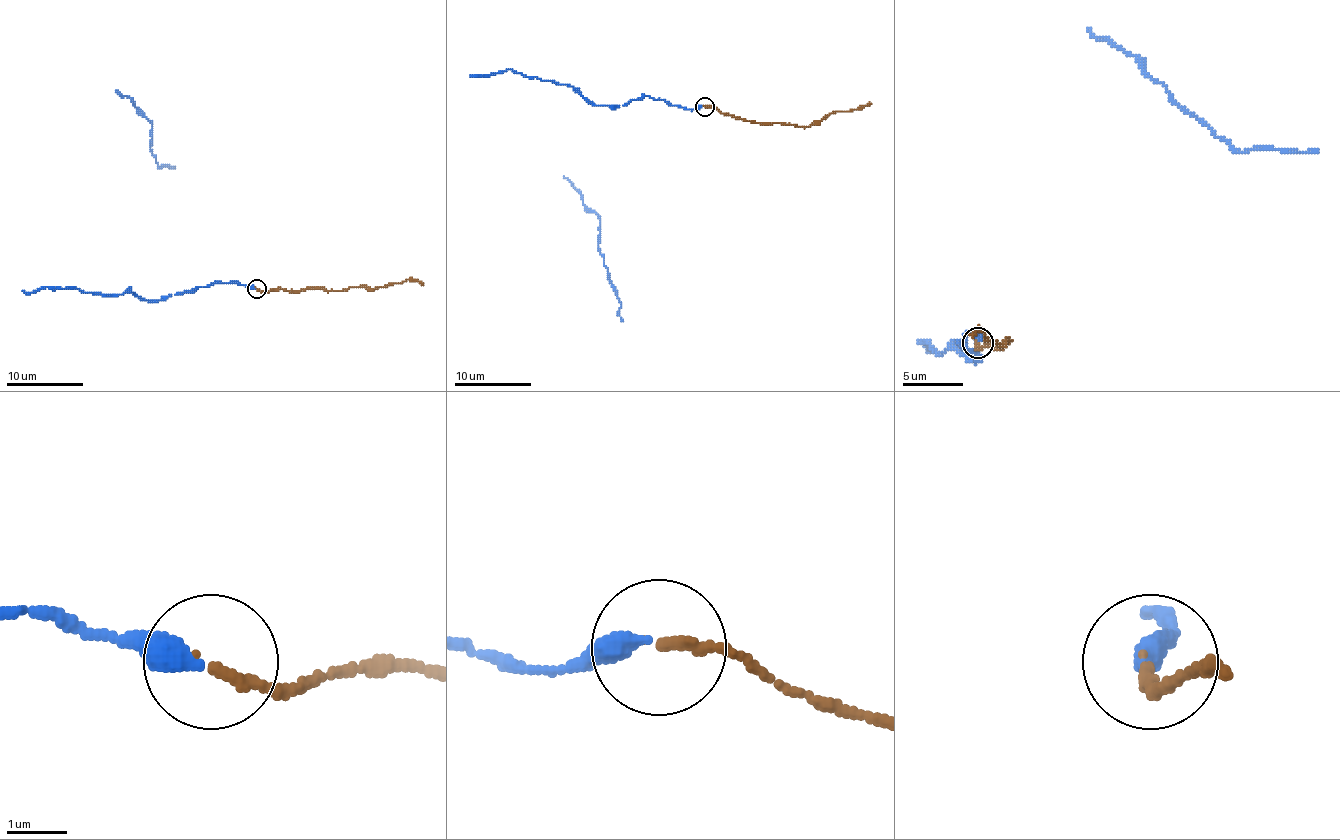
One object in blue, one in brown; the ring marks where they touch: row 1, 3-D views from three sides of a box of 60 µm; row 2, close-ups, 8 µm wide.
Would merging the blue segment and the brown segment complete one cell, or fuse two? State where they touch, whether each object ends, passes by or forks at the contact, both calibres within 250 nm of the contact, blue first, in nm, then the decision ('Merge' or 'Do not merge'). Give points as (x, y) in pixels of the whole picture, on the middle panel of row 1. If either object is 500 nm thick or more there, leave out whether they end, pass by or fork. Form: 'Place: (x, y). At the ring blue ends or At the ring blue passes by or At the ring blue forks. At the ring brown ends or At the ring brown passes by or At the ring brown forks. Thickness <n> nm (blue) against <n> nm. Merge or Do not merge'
Place: (704, 107). At the ring blue ends. At the ring brown ends. Thickness 360 nm (blue) against 200 nm. Merge

